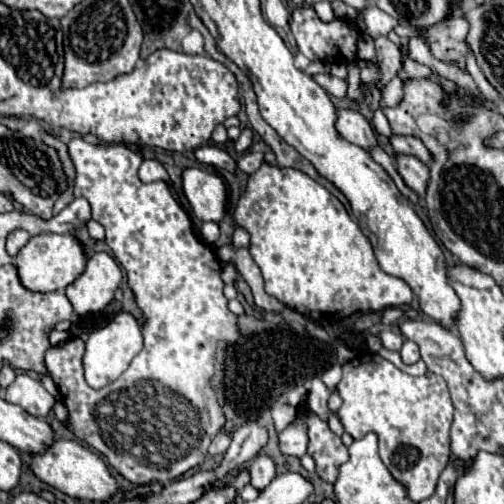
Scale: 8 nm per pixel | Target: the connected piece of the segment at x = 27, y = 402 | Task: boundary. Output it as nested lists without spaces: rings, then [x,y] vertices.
[[[29,373],[17,375],[15,383],[7,387],[5,399],[13,405],[23,407],[33,417],[47,417],[47,413],[53,411],[55,405],[53,395],[43,387],[37,377],[31,377]]]

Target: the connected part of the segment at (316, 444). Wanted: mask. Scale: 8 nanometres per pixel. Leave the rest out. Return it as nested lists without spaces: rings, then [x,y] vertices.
[[[303,413],[303,419],[309,427],[309,449],[307,449],[307,453],[317,463],[317,475],[327,483],[335,483],[339,465],[343,461],[347,461],[347,447],[329,429],[327,421],[321,421],[313,413]]]

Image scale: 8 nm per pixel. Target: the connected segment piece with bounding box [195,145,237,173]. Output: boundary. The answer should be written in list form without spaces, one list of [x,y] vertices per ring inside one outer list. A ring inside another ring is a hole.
[[[205,145],[201,149],[195,151],[195,157],[199,163],[205,163],[205,165],[213,165],[213,167],[223,167],[227,169],[229,173],[235,173],[235,161],[217,145]]]

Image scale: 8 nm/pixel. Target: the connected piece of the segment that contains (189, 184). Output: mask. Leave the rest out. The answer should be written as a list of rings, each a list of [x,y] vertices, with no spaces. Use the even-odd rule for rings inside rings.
[[[202,167],[183,171],[183,191],[193,213],[201,221],[221,221],[225,217],[227,187],[219,175]]]

